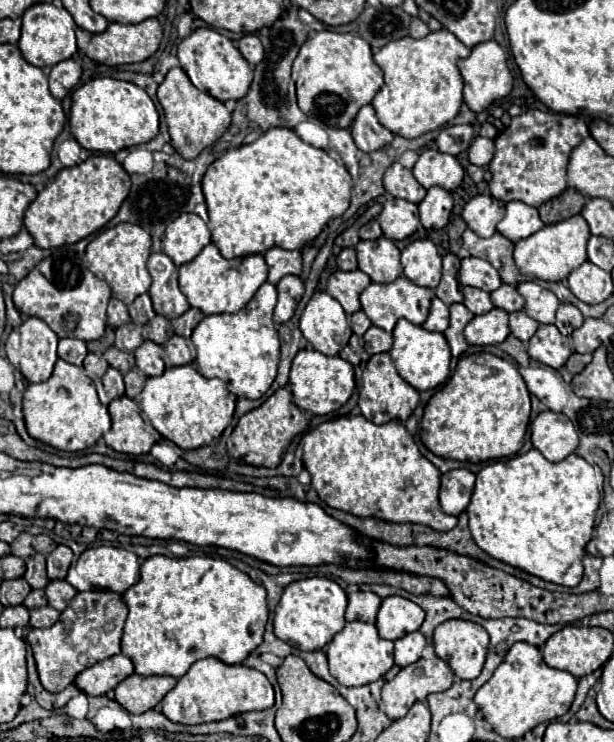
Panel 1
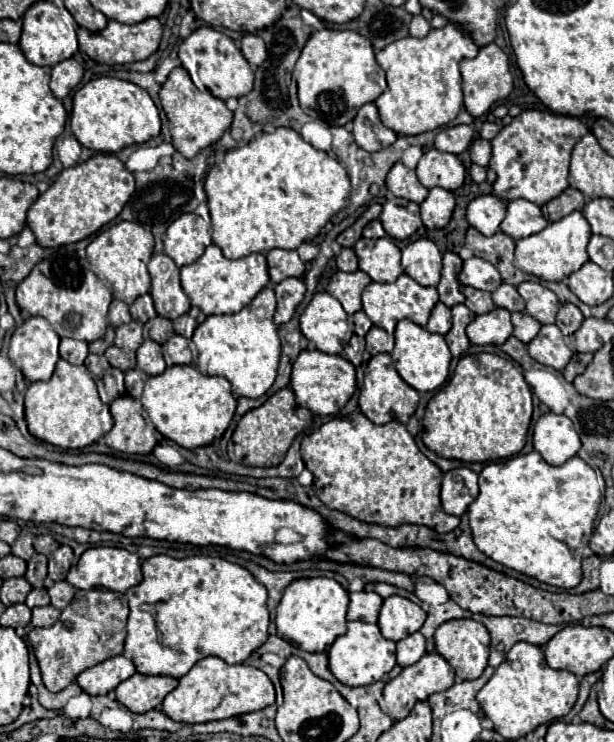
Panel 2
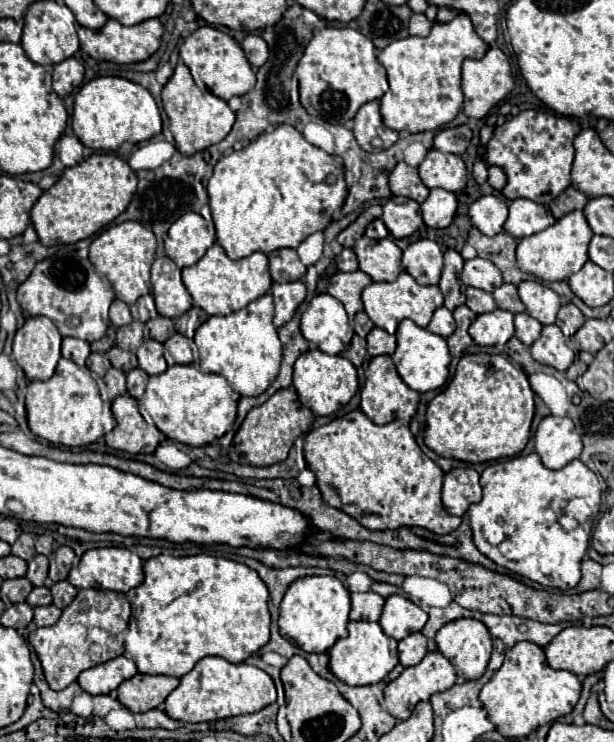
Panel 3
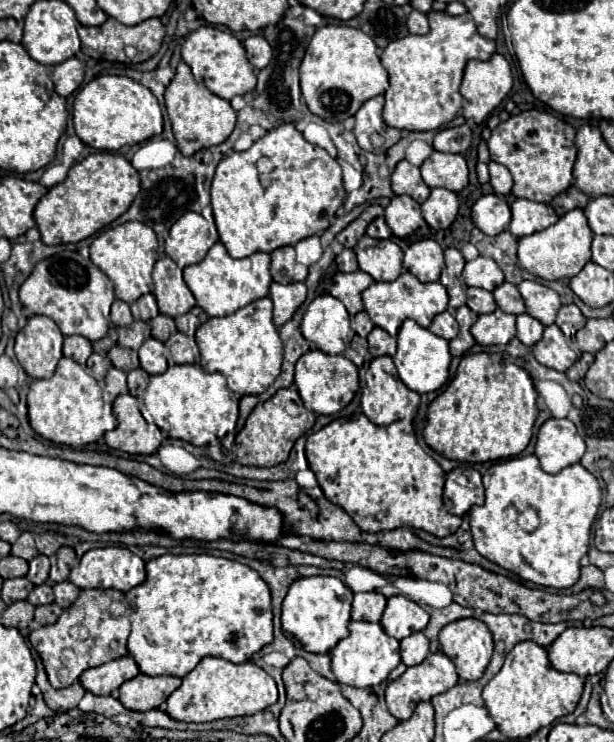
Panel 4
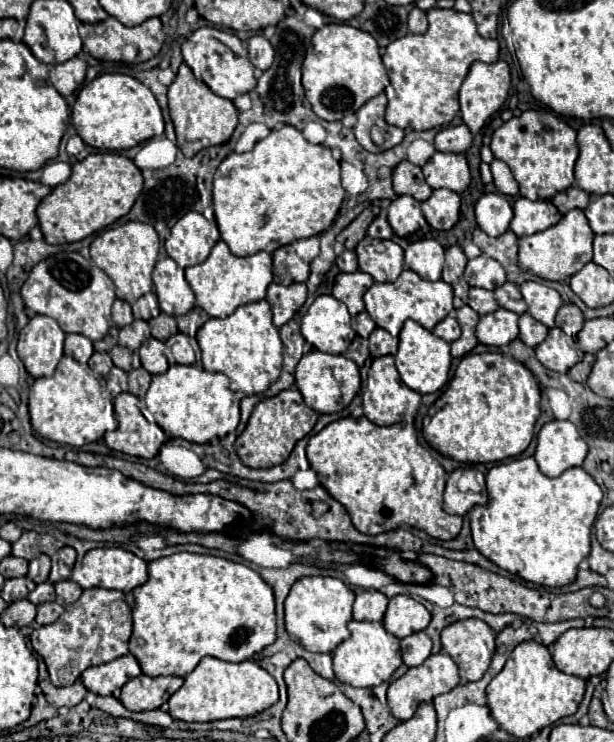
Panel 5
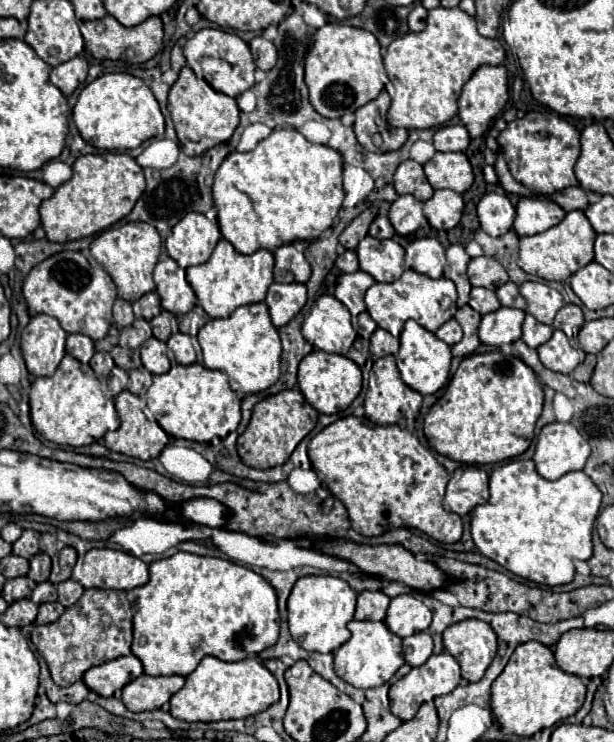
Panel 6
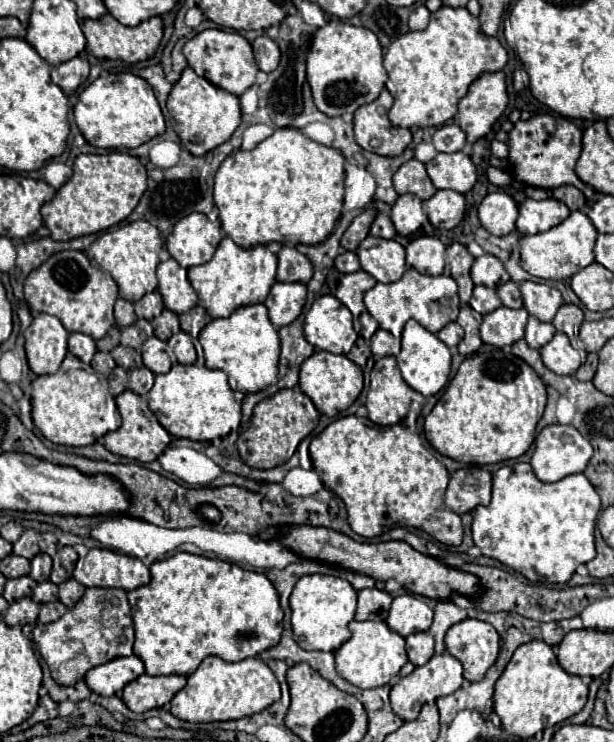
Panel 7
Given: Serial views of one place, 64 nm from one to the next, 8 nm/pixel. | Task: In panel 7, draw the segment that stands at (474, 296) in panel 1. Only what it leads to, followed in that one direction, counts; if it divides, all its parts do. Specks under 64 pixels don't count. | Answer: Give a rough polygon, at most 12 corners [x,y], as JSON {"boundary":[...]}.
{"boundary":[[474,286],[470,306],[484,316],[500,302],[496,290]]}

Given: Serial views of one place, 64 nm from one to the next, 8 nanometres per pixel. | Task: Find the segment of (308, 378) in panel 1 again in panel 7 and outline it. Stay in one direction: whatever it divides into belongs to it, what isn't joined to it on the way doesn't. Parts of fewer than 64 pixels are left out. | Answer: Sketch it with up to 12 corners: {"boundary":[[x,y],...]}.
{"boundary":[[314,352],[300,388],[336,416],[362,392],[362,370],[342,354]]}

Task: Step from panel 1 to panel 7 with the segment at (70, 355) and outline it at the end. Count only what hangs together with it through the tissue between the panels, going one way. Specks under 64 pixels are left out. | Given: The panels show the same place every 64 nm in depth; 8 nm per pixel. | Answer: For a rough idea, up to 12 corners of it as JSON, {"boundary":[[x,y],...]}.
{"boundary":[[74,332],[68,352],[88,364],[96,342],[88,334]]}

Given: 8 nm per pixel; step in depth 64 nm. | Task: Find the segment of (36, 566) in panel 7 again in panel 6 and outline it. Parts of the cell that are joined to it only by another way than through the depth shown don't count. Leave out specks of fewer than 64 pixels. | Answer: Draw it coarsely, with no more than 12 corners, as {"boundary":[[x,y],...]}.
{"boundary":[[40,552],[30,560],[28,578],[46,582],[50,556]]}

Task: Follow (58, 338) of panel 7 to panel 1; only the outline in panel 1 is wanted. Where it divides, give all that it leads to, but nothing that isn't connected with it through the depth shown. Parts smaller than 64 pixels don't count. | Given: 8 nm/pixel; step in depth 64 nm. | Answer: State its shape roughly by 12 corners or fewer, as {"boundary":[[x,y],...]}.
{"boundary":[[26,318],[6,340],[8,360],[28,382],[44,382],[58,336]]}

